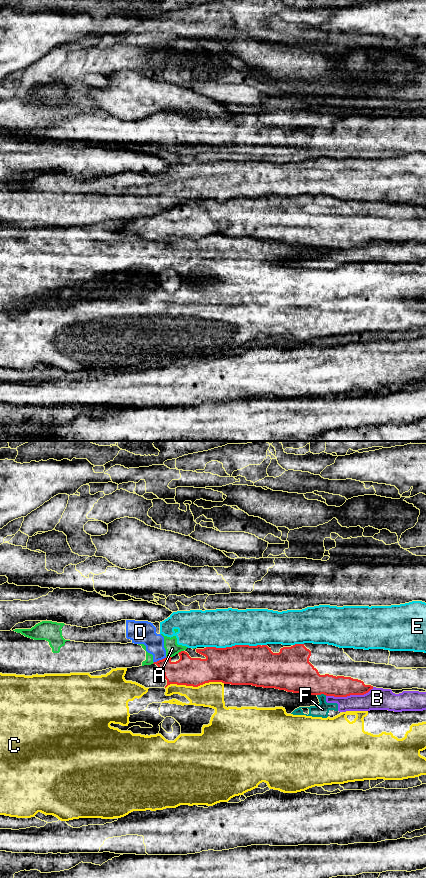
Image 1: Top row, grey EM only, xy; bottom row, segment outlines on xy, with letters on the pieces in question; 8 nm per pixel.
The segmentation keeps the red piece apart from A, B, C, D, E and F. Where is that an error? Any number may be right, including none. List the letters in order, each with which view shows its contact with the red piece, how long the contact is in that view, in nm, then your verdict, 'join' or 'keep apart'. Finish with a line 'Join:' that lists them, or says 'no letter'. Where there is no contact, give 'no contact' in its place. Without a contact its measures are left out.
A: xy | 60 nm | keep apart
B: xy | 400 nm | keep apart
C: xy | 480 nm | keep apart
D: xy | 110 nm | keep apart
E: xy | 440 nm | keep apart
F: xy | 80 nm | keep apart
Join: no letter

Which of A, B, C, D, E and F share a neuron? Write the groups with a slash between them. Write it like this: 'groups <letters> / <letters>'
groups A D E / B F / C

